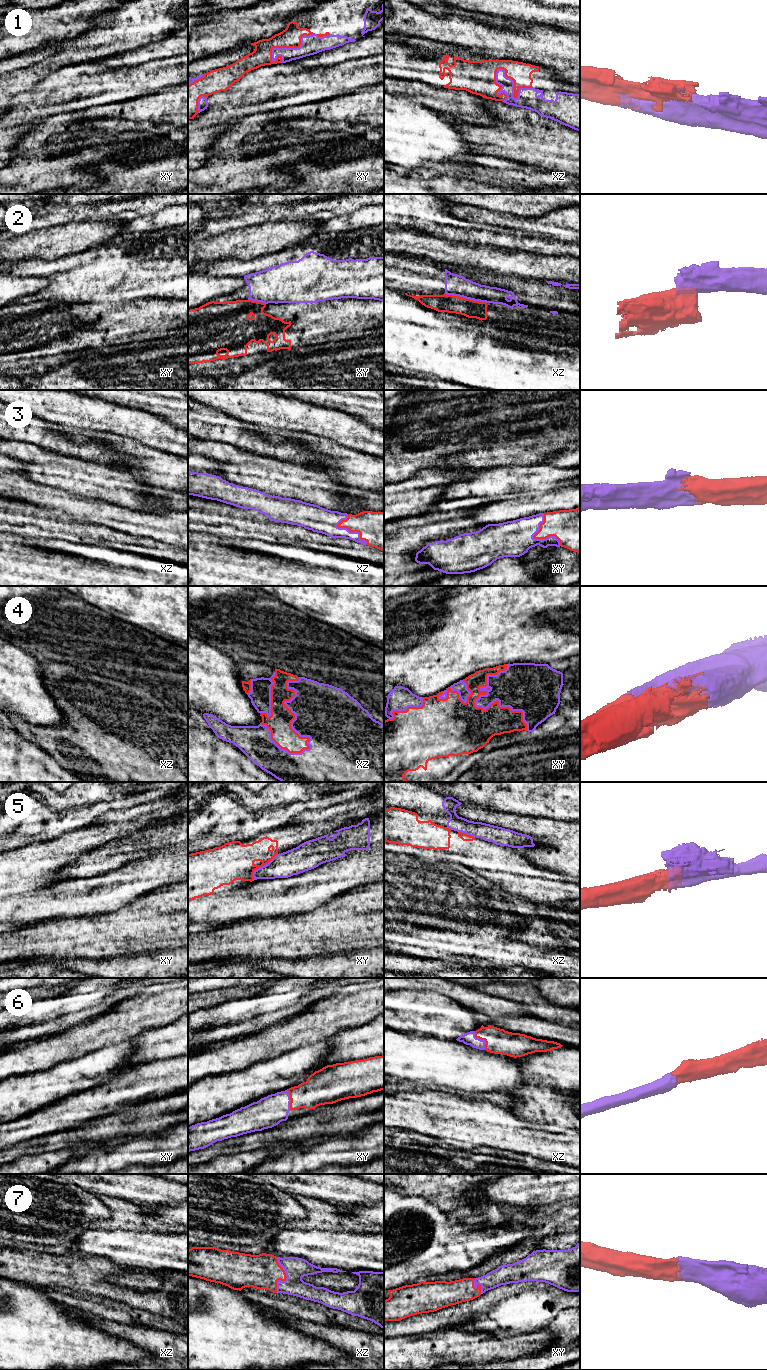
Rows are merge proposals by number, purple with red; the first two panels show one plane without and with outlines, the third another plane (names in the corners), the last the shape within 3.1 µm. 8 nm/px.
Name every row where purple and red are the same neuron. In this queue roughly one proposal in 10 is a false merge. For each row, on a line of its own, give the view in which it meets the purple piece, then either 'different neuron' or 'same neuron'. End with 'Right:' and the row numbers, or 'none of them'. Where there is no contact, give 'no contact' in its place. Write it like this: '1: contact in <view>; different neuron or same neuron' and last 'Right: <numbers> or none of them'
1: contact in xz; same neuron
2: contact in xz; different neuron
3: contact in xy; same neuron
4: contact in xz; same neuron
5: contact in xy; different neuron
6: contact in xz; same neuron
7: contact in xz; same neuron
Right: 1, 3, 4, 6, 7

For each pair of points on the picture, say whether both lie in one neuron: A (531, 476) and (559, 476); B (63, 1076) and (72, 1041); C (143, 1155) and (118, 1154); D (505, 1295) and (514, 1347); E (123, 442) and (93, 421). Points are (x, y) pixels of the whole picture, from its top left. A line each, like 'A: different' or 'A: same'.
A: same
B: different
C: same
D: different
E: different

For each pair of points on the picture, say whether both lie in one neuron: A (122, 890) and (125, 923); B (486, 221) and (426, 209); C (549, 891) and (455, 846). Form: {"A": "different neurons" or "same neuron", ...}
{"A": "different neurons", "B": "different neurons", "C": "same neuron"}

